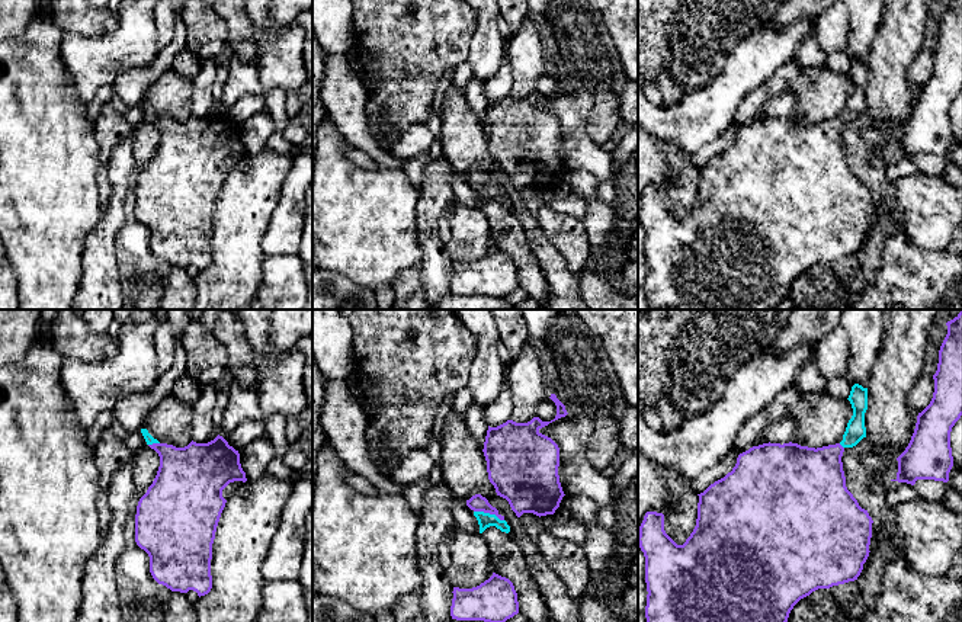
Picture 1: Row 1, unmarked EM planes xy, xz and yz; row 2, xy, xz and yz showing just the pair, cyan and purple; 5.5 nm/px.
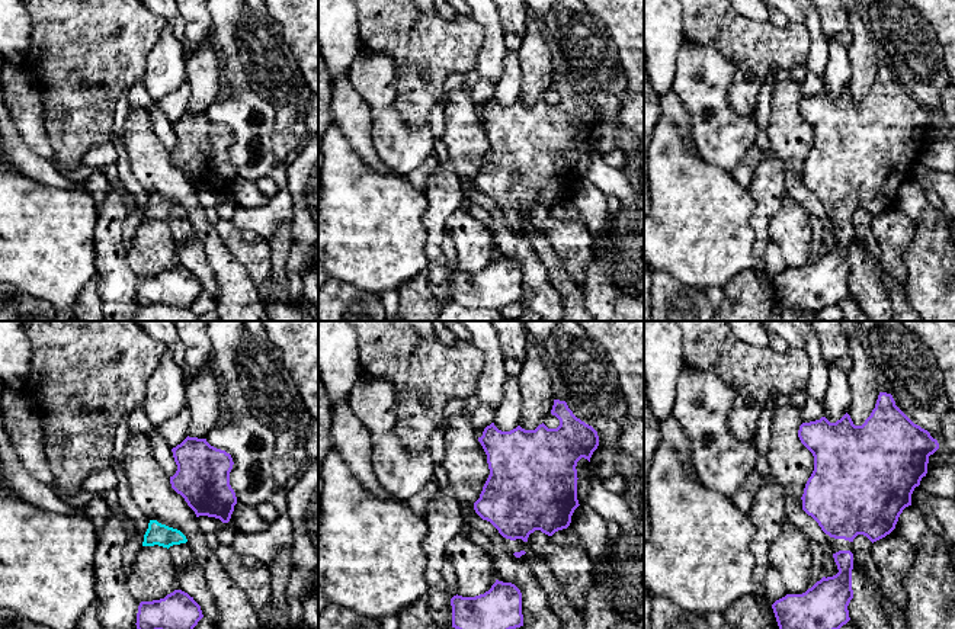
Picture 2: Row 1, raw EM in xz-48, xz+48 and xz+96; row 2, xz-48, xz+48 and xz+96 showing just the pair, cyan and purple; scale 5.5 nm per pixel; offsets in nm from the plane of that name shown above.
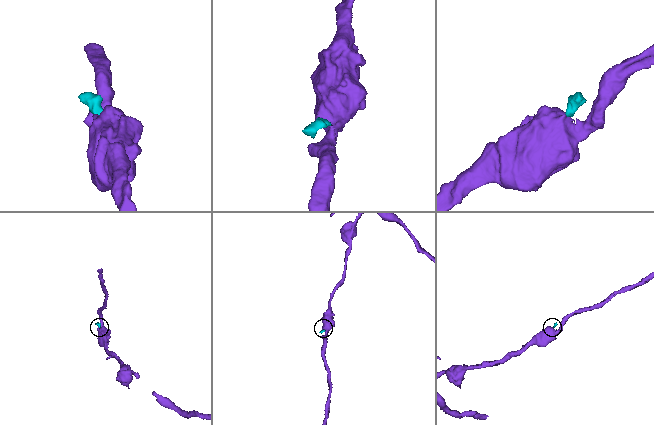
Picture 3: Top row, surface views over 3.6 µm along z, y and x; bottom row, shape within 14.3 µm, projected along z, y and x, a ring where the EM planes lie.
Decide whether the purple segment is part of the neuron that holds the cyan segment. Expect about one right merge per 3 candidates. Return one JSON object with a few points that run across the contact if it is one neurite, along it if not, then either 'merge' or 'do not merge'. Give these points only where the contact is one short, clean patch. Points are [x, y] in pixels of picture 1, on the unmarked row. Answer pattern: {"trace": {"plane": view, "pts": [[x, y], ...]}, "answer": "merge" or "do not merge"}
{"trace": {"plane": "xz", "pts": [[484, 194], [488, 188], [477, 178]]}, "answer": "merge"}

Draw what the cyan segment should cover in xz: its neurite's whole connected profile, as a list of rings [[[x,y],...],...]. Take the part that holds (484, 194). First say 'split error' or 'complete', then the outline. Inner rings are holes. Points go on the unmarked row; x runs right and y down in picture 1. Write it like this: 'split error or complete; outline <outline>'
split error; outline [[[475,169],[466,174],[466,180],[474,186],[474,190],[478,195],[480,208],[482,208],[490,201],[496,201],[506,208],[510,206],[510,201],[504,195],[504,190],[501,190],[498,185],[493,182],[481,169]]]

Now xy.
split error; outline [[[141,103],[147,119],[160,131],[153,158],[140,173],[135,189],[135,217],[150,231],[153,253],[171,266],[193,264],[205,270],[212,263],[211,234],[217,201],[227,174],[222,164],[234,156],[246,157],[240,128],[222,110],[208,118],[190,116],[185,122],[160,118]]]

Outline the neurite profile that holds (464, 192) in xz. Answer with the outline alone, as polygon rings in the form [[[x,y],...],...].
[[[452,170],[452,189],[455,202],[471,208],[480,208],[480,199],[474,185],[466,180],[466,174]]]

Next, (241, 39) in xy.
[[[215,0],[214,9],[227,23],[228,45],[233,49],[233,55],[243,62],[256,60],[254,25],[247,13],[244,0]]]

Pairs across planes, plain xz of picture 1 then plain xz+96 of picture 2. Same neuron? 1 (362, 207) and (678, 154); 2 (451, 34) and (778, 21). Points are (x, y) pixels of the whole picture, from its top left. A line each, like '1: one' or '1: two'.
1: one
2: two

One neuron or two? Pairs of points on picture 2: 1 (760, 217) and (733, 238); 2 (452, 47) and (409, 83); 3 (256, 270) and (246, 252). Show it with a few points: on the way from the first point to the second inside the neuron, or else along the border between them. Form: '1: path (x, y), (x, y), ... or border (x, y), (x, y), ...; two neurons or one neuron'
1: border (750, 191), (755, 199), (750, 227), (756, 259); two neurons
2: path (441, 47), (416, 71); one neuron
3: path (256, 266), (250, 256); one neuron

